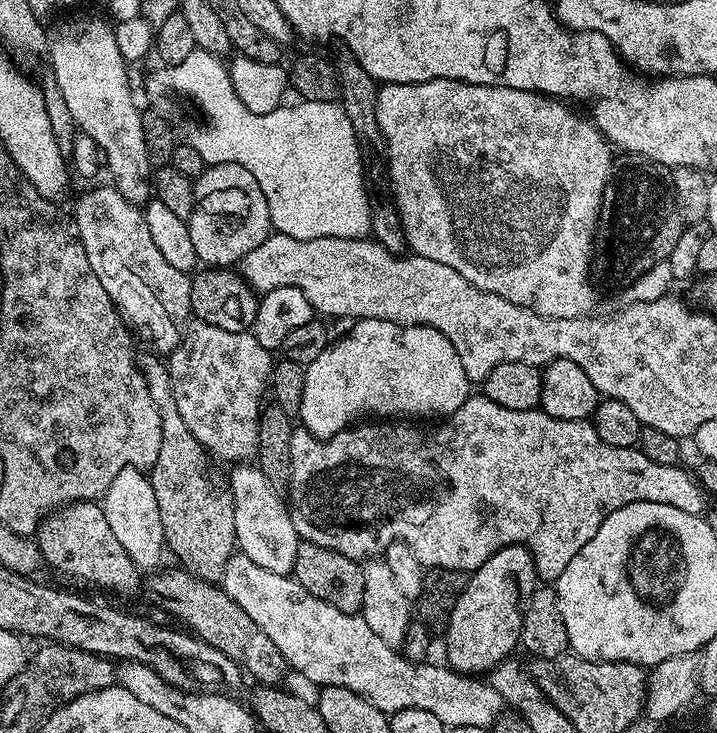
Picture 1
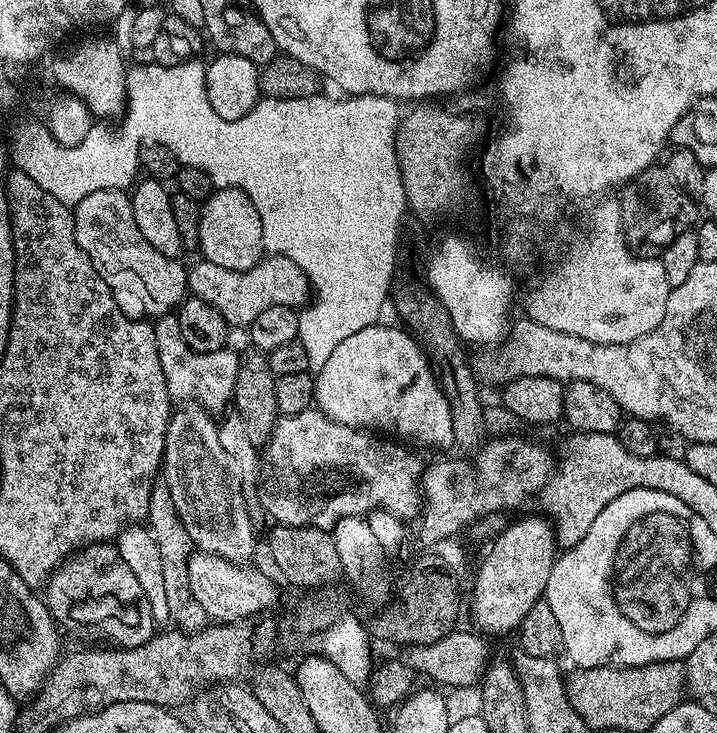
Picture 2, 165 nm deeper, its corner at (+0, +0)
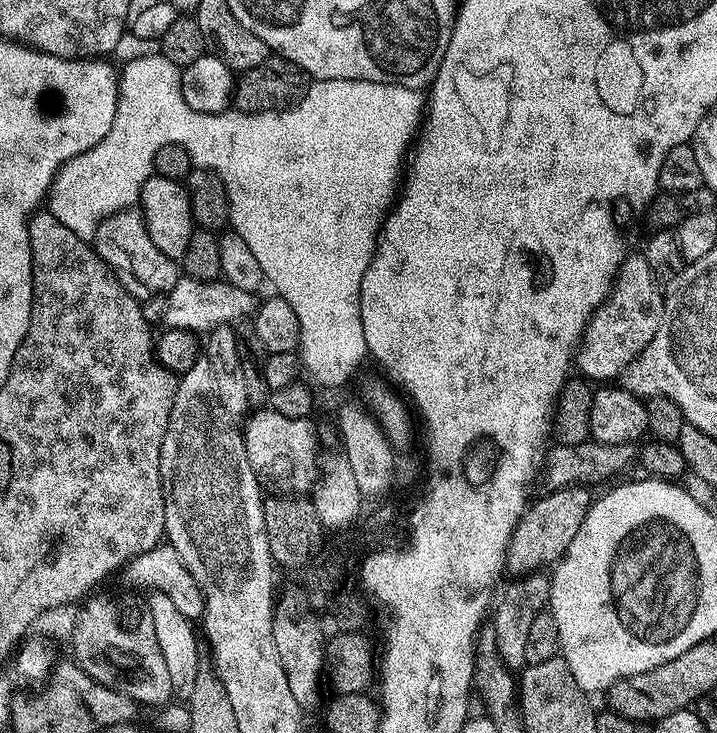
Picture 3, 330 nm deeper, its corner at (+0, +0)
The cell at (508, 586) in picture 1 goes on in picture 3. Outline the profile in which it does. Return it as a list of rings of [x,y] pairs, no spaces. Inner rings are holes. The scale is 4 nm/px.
[[[584,486],[558,488],[549,491],[549,496],[542,497],[537,504],[536,501],[529,503],[508,547],[507,571],[512,574],[527,574],[547,569],[563,558],[570,542],[574,542],[574,534],[578,534],[578,526],[586,522],[586,514],[594,499],[593,493],[588,492],[591,491]]]

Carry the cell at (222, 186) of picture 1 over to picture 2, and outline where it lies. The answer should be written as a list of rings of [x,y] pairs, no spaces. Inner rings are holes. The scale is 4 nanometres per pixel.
[[[216,188],[200,204],[200,247],[203,259],[231,272],[245,272],[260,263],[265,255],[262,242],[262,221],[258,210],[246,194],[237,188]]]

